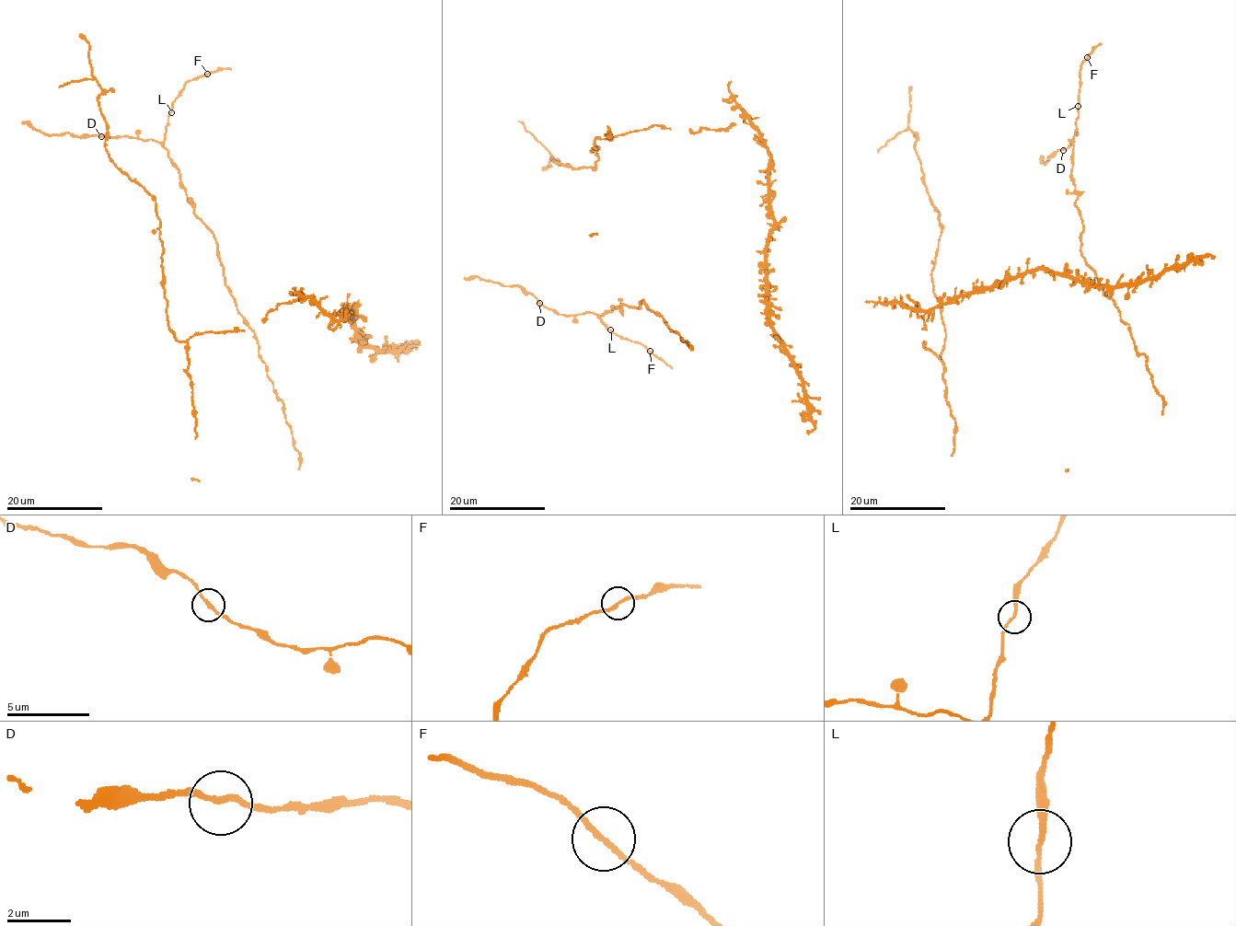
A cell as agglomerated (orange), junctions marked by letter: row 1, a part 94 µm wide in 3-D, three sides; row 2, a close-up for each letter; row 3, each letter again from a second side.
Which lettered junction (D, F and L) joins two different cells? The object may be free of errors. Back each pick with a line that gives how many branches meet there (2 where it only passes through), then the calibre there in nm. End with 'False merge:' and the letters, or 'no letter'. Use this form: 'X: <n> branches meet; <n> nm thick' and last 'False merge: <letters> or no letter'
False merge: no letter

